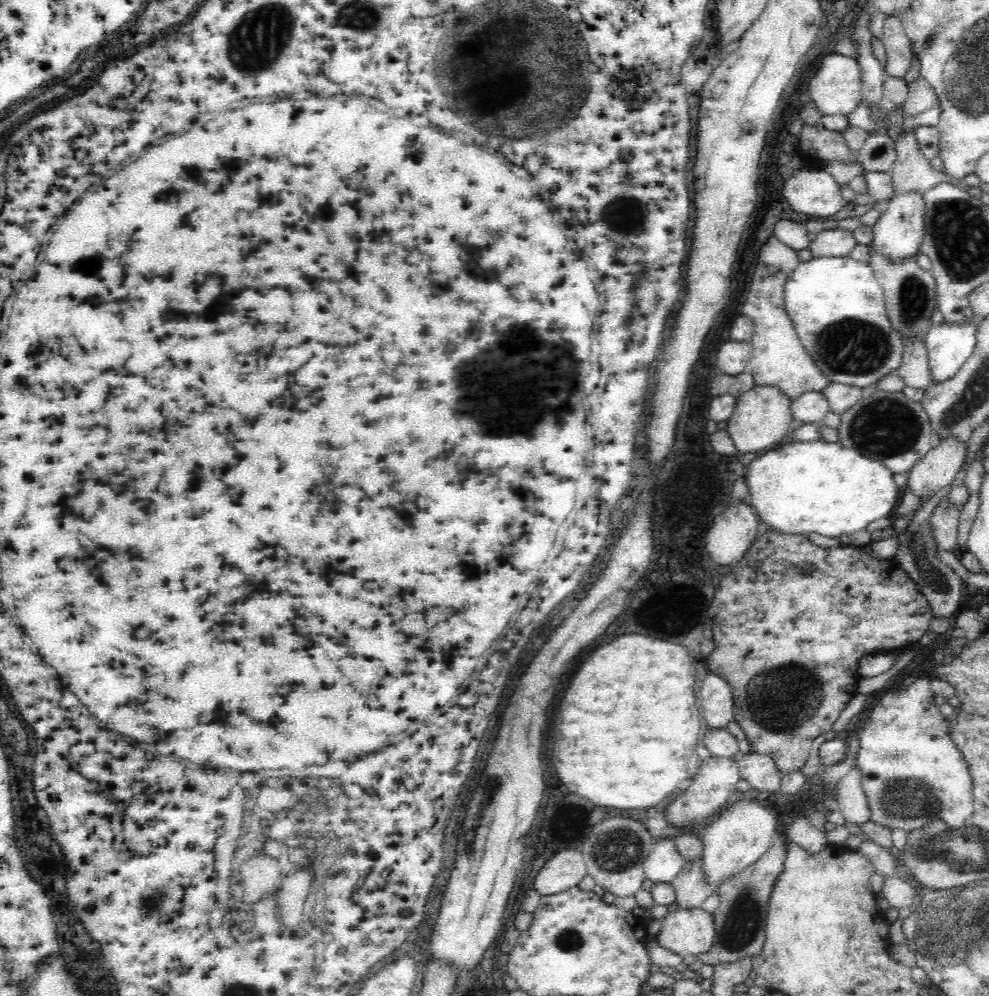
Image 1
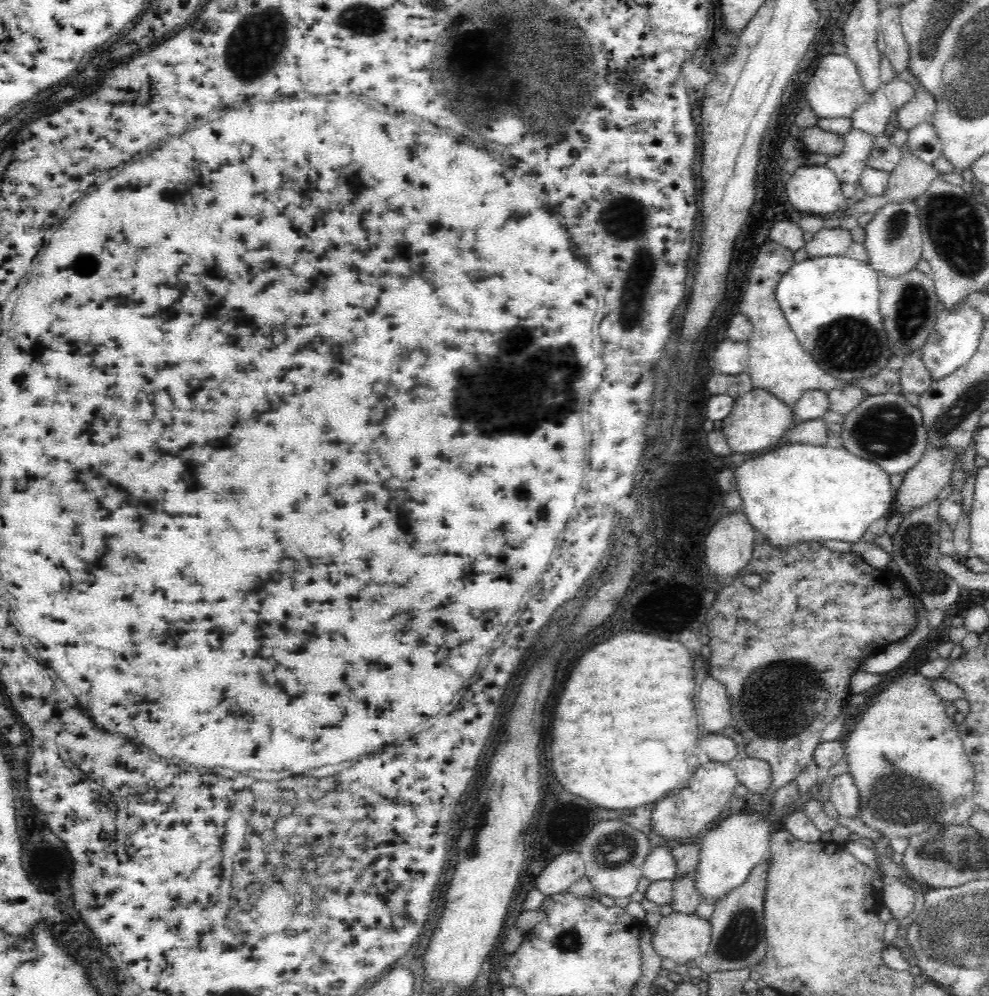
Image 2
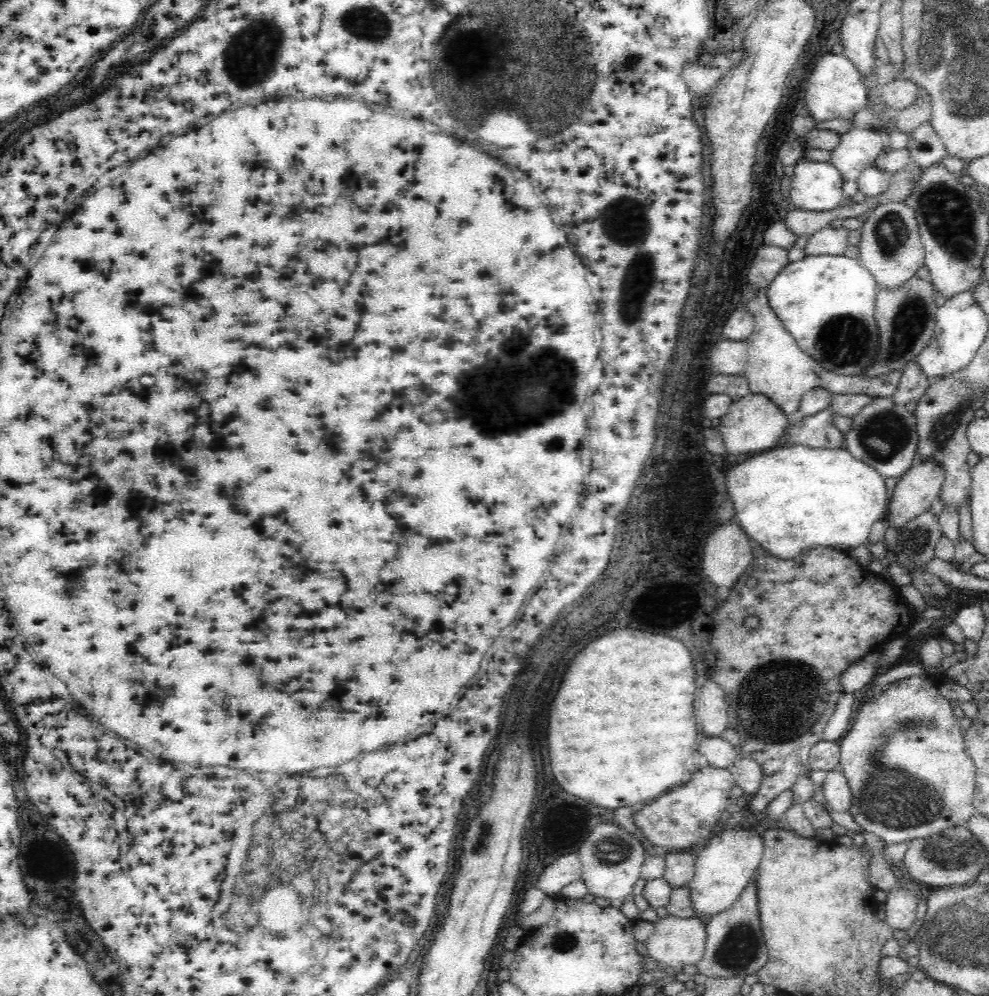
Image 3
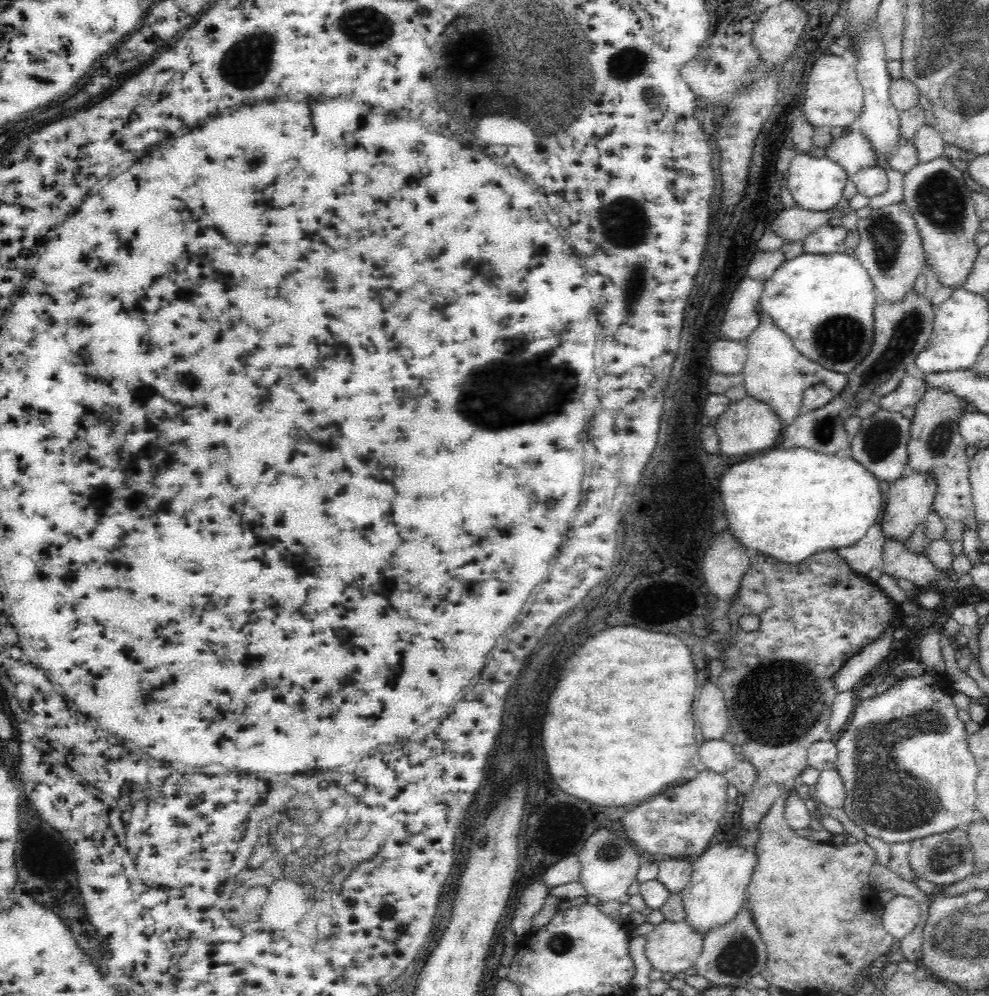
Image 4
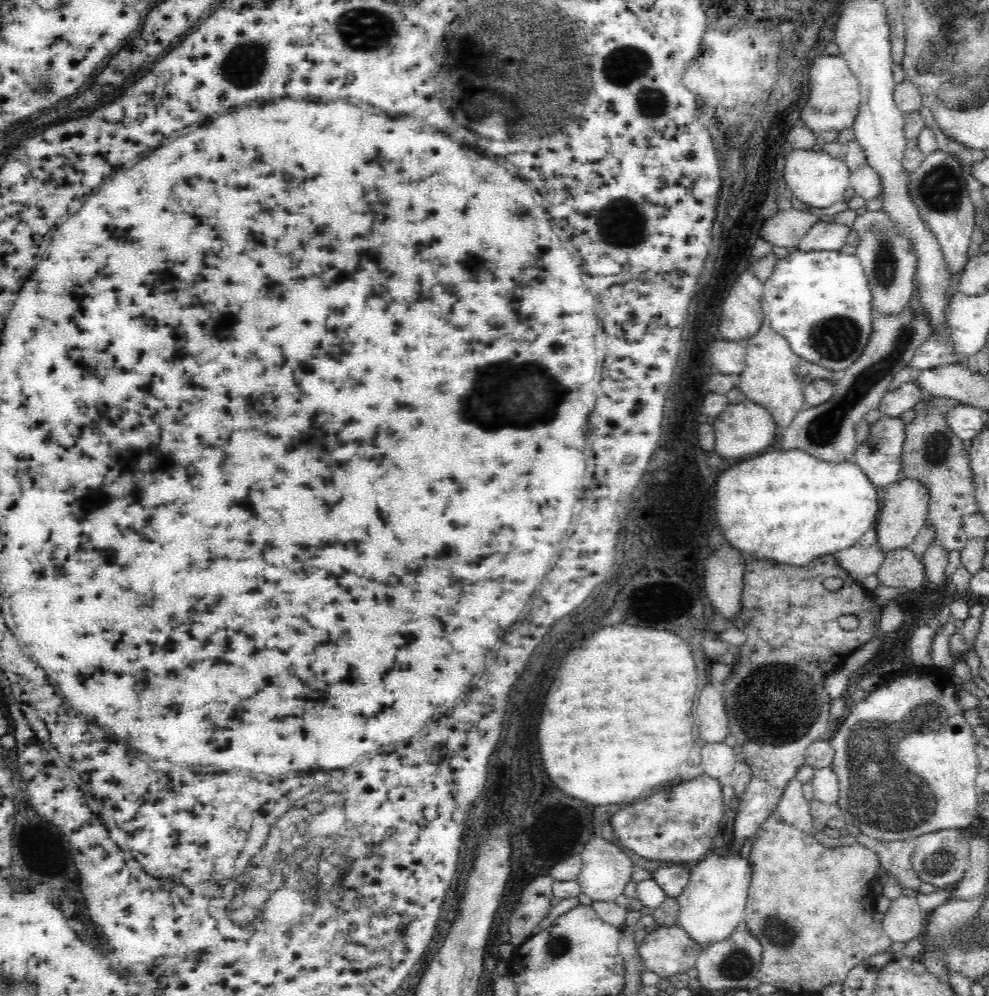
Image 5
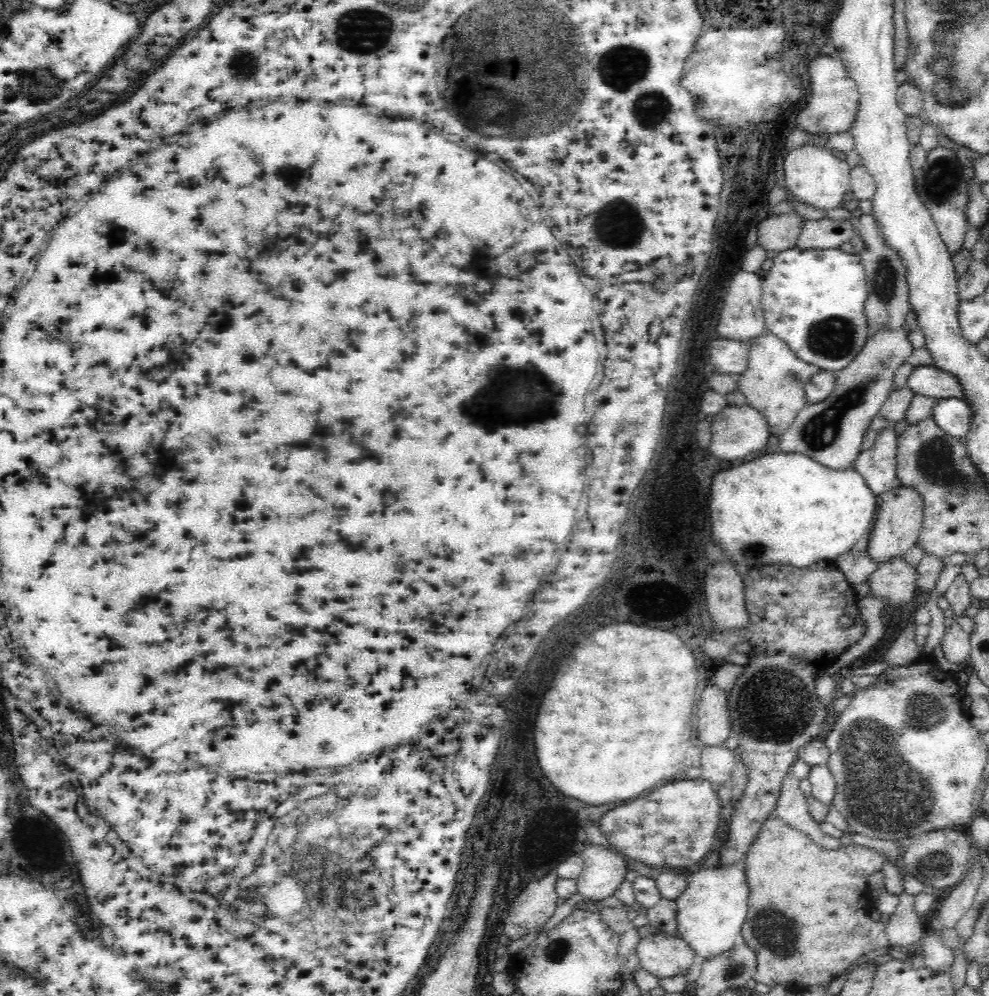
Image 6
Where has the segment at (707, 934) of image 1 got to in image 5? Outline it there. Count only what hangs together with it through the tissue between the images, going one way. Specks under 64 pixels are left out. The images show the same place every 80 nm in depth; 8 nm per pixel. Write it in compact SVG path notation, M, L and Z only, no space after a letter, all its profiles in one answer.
M655 927L637 946L644 970L655 972L660 978L686 973L696 966L702 947L680 927Z

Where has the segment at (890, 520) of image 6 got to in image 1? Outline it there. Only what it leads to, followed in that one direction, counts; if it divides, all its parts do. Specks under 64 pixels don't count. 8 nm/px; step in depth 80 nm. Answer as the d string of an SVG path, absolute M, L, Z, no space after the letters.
M948 437L935 442L935 445L916 461L916 464L907 472L908 479L902 488L902 493L910 491L920 502L930 498L942 487L949 485L958 470L962 468L968 444Z

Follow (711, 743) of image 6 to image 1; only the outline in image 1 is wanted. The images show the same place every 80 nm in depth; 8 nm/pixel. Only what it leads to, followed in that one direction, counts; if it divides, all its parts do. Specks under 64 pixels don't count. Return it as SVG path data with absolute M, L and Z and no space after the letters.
M712 673L701 682L700 706L702 706L707 728L725 728L733 720L734 699L730 684Z

